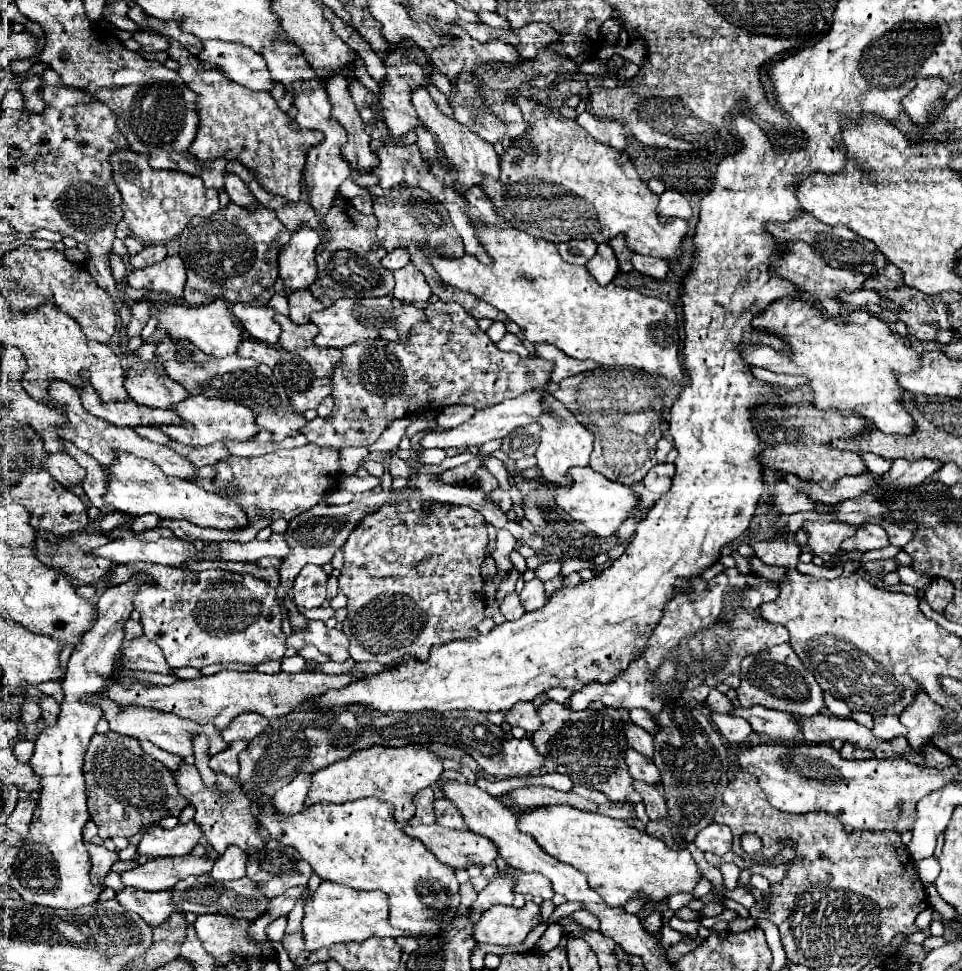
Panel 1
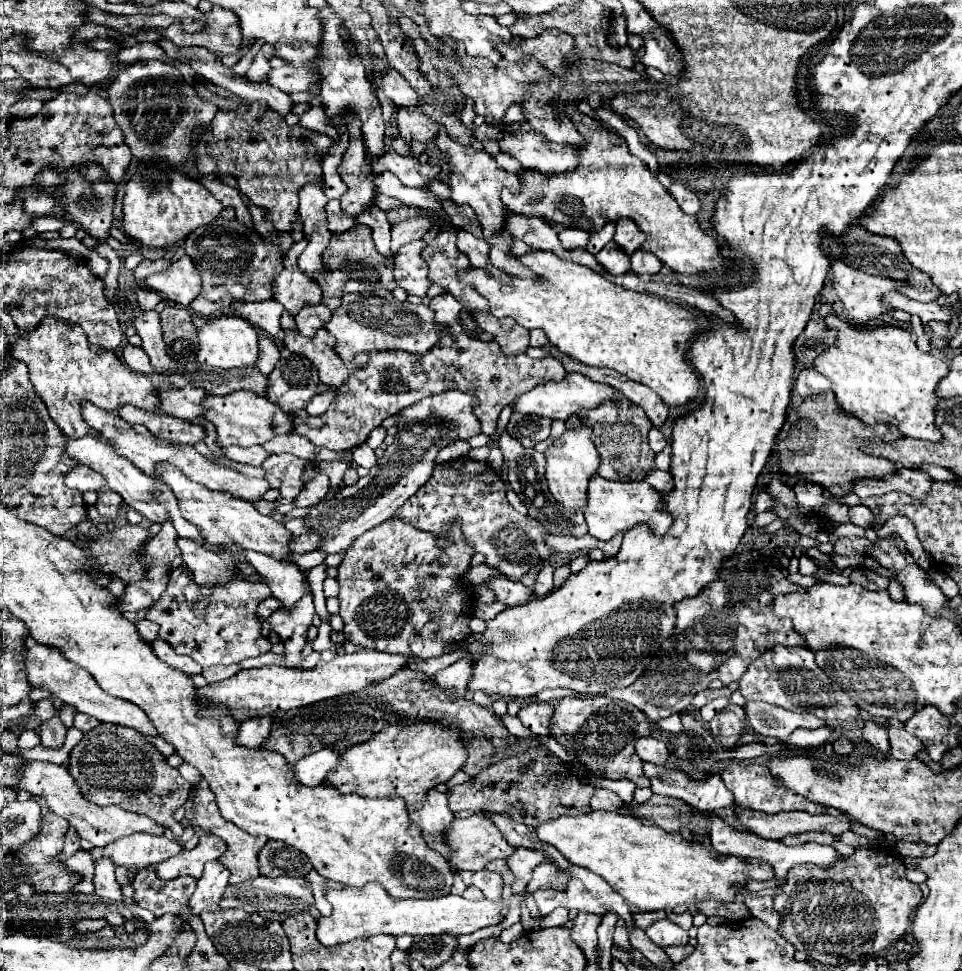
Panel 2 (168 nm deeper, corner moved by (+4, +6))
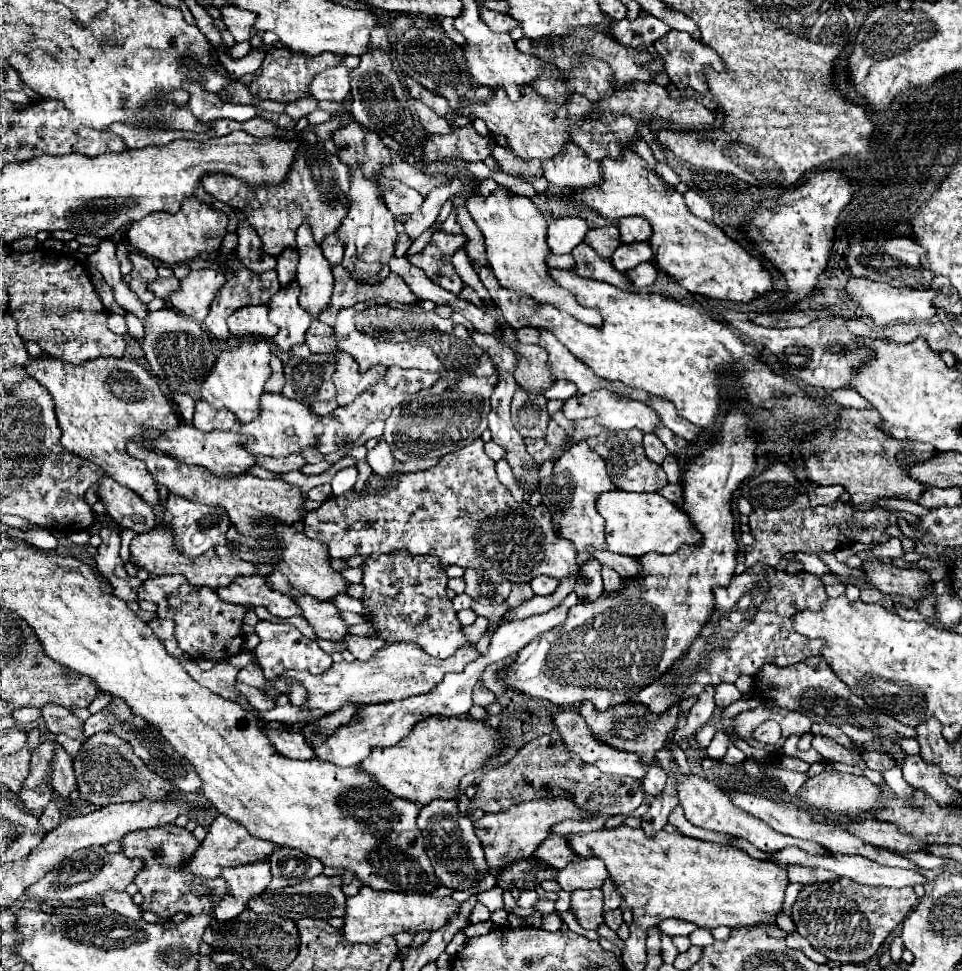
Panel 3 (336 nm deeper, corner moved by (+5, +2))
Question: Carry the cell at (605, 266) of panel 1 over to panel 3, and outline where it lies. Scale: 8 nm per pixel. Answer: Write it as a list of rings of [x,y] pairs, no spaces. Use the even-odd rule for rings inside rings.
[[[637,242],[637,244],[621,244],[615,250],[615,256],[611,256],[611,264],[615,270],[625,272],[641,262],[653,260],[653,250],[649,242]]]

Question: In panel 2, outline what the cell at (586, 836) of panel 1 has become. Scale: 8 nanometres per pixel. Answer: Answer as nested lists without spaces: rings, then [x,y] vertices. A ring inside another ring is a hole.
[[[592,810],[586,814],[576,814],[576,816],[558,816],[550,818],[548,822],[536,826],[538,840],[556,846],[568,862],[588,868],[596,874],[600,874],[614,892],[618,892],[632,908],[642,910],[642,912],[654,912],[654,910],[672,910],[678,904],[694,902],[698,904],[700,900],[714,898],[720,902],[732,902],[736,888],[734,884],[744,884],[746,876],[756,878],[756,880],[770,880],[774,878],[774,872],[770,866],[758,866],[758,864],[748,864],[736,856],[726,856],[718,858],[716,852],[706,850],[702,844],[690,844],[686,842],[678,832],[664,832],[660,826],[650,826],[642,824],[640,820],[632,816],[622,816],[618,812],[606,812],[606,810]]]

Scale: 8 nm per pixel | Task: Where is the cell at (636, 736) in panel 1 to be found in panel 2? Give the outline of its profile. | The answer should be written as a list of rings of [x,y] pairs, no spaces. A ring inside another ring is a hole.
[[[644,736],[640,740],[636,740],[636,754],[652,764],[666,764],[668,760],[668,750],[666,744],[662,740],[656,740],[654,736]]]

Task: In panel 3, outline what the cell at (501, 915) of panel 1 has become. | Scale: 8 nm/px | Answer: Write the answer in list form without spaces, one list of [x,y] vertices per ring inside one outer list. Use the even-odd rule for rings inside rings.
[[[363,886],[357,896],[347,898],[347,912],[345,912],[345,926],[343,938],[347,942],[379,942],[385,936],[395,936],[399,932],[433,932],[439,930],[453,912],[457,912],[459,902],[447,898],[433,898],[425,894],[411,894],[411,892],[387,892],[387,890],[373,890],[371,886]]]

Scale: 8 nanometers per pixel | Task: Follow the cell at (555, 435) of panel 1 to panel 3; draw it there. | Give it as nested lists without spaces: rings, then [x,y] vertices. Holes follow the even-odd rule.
[[[577,442],[571,446],[555,464],[553,474],[541,482],[541,494],[543,494],[543,504],[551,512],[553,522],[559,526],[559,538],[565,538],[575,544],[579,552],[579,562],[591,562],[593,554],[591,552],[601,552],[607,550],[605,542],[605,520],[595,508],[595,500],[601,492],[615,490],[617,486],[611,482],[605,470],[605,460],[595,454],[587,442]]]

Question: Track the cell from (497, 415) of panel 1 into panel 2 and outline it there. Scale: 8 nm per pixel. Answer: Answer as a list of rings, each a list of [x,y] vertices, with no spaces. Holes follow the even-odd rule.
[[[566,374],[564,380],[560,382],[544,382],[538,384],[536,388],[532,388],[530,392],[524,392],[520,396],[514,398],[512,402],[512,412],[520,412],[520,414],[536,414],[536,416],[548,416],[552,420],[568,420],[568,416],[572,416],[574,412],[578,412],[580,408],[596,408],[598,404],[602,404],[604,400],[614,400],[616,392],[612,386],[606,384],[598,384],[592,382],[590,378],[582,376],[582,374]]]

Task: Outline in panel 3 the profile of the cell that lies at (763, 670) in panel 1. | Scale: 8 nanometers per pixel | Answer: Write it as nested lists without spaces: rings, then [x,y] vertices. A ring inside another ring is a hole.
[[[823,656],[807,658],[791,668],[779,668],[773,664],[763,666],[763,670],[755,676],[757,690],[763,690],[769,700],[773,700],[777,706],[803,712],[809,716],[811,722],[817,724],[835,724],[839,726],[849,738],[853,738],[859,744],[867,744],[875,738],[885,738],[891,742],[897,742],[901,738],[917,738],[917,730],[913,726],[903,726],[901,722],[893,720],[889,714],[883,714],[877,708],[871,708],[851,692],[847,684],[835,676],[833,668],[827,664]]]

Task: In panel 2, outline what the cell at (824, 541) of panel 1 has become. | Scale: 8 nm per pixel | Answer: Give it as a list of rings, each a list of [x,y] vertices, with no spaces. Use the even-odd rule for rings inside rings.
[[[860,536],[838,538],[834,542],[834,552],[830,552],[830,562],[836,570],[844,570],[848,566],[852,566],[852,568],[862,566],[862,558],[864,558],[868,546],[872,546],[872,542],[864,536],[862,538]]]

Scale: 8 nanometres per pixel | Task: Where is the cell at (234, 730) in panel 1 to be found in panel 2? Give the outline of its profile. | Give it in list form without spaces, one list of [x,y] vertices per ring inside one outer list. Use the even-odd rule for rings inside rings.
[[[270,716],[248,718],[238,724],[238,732],[236,732],[234,742],[244,748],[258,748],[262,744],[262,740],[268,736],[270,724],[272,724]]]

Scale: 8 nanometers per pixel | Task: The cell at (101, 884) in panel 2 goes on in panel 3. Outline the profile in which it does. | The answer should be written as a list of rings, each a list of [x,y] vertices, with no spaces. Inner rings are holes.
[[[107,892],[107,896],[101,896],[101,902],[115,914],[127,916],[131,920],[141,920],[143,910],[139,904],[135,904],[131,900],[131,896],[127,892]]]

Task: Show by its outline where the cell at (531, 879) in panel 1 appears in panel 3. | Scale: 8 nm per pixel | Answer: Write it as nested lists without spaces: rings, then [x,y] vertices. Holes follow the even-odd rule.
[[[587,858],[587,860],[575,860],[567,864],[567,868],[559,870],[559,884],[563,890],[573,892],[577,888],[601,888],[605,878],[609,878],[609,872],[599,858]]]

